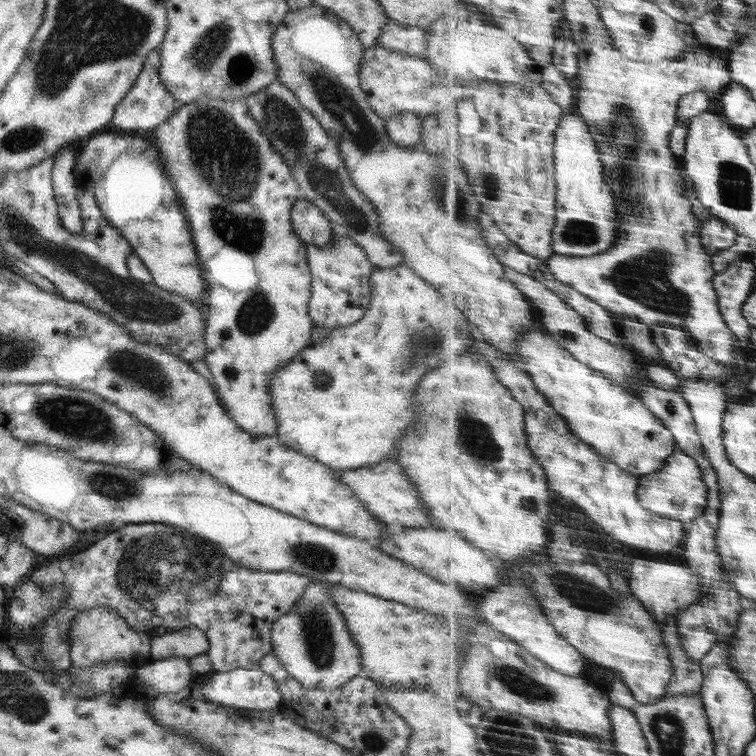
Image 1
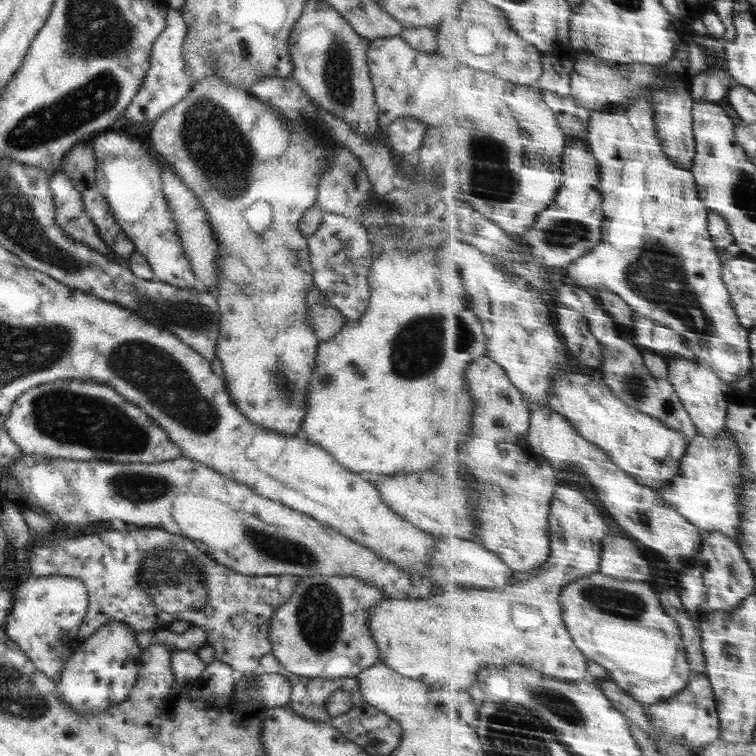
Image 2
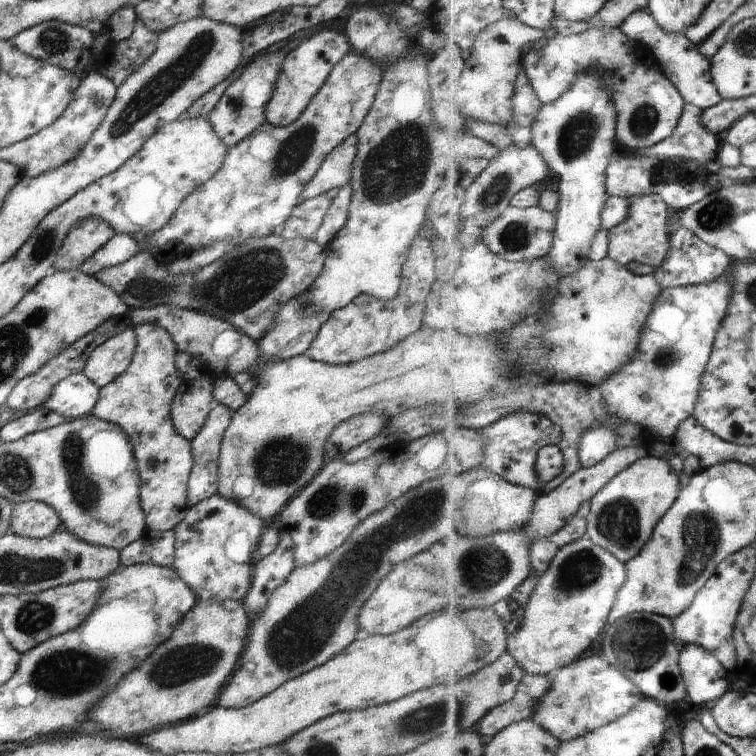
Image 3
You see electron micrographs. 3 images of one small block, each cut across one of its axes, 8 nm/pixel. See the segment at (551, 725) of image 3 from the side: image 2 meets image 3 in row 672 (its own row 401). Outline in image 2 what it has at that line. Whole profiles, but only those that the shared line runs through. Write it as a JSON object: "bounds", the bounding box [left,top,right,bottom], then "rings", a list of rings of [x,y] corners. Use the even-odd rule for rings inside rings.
{"bounds":[552,367,691,490],"rings":[[[567,367],[564,373],[552,382],[552,393],[555,398],[552,408],[566,416],[581,436],[599,445],[614,460],[614,463],[619,465],[619,468],[635,477],[635,480],[658,490],[659,487],[668,487],[679,474],[682,458],[690,448],[691,438],[686,434],[669,428],[661,420],[625,404],[604,382],[593,380],[591,376],[573,367]]]}

